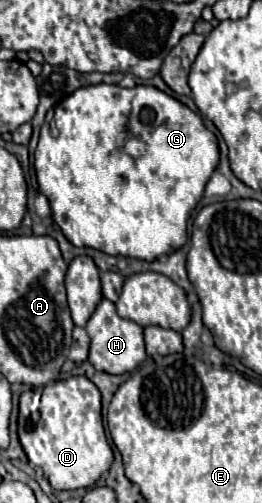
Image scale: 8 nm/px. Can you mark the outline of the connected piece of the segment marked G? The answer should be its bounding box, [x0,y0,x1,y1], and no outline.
[34,83,220,261]

